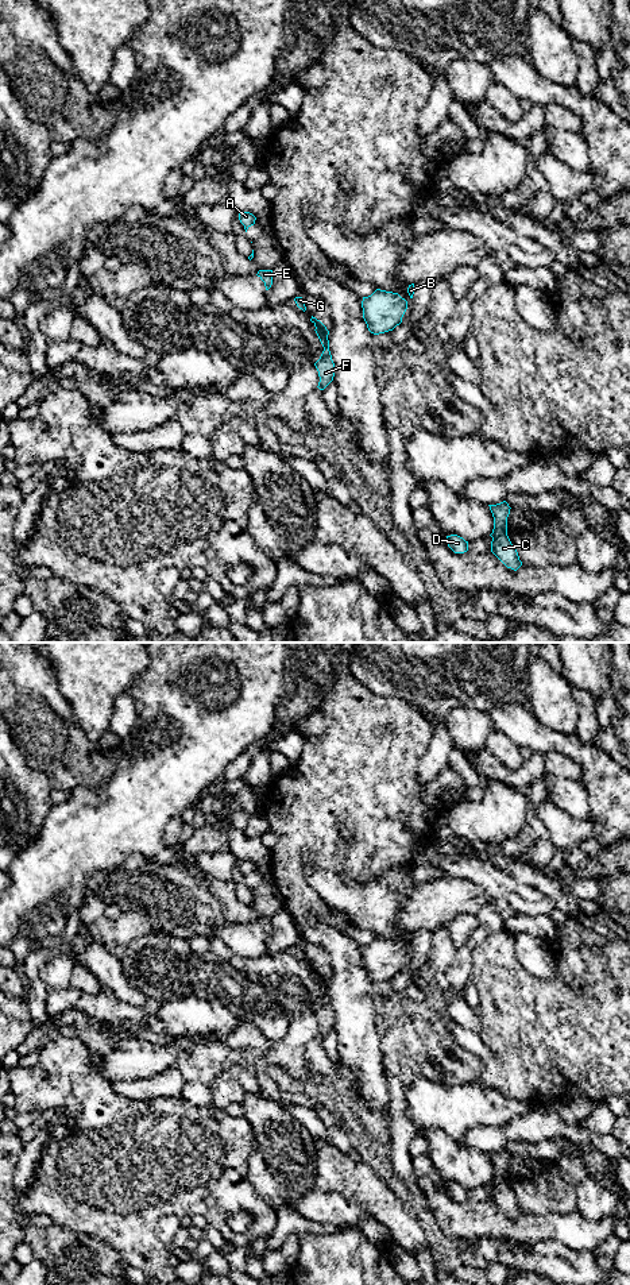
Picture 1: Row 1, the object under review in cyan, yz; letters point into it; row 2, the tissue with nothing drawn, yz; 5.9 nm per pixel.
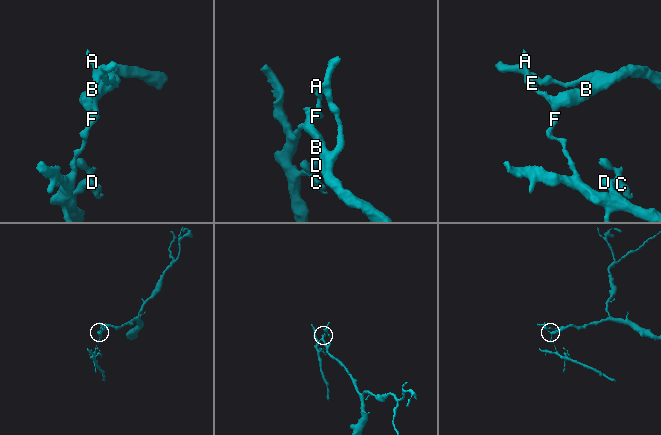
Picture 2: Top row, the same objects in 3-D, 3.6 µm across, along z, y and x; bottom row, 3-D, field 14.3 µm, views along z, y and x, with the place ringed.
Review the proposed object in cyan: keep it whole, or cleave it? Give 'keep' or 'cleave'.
cleave

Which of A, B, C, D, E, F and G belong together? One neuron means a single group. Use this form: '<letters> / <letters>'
A C D E F G / B

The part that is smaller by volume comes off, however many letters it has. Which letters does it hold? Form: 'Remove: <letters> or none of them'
Remove: A, C, D, E, F, G

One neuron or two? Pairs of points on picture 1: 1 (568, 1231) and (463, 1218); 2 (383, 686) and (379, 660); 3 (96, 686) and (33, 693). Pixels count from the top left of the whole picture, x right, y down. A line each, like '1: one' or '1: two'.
1: one
2: one
3: two

